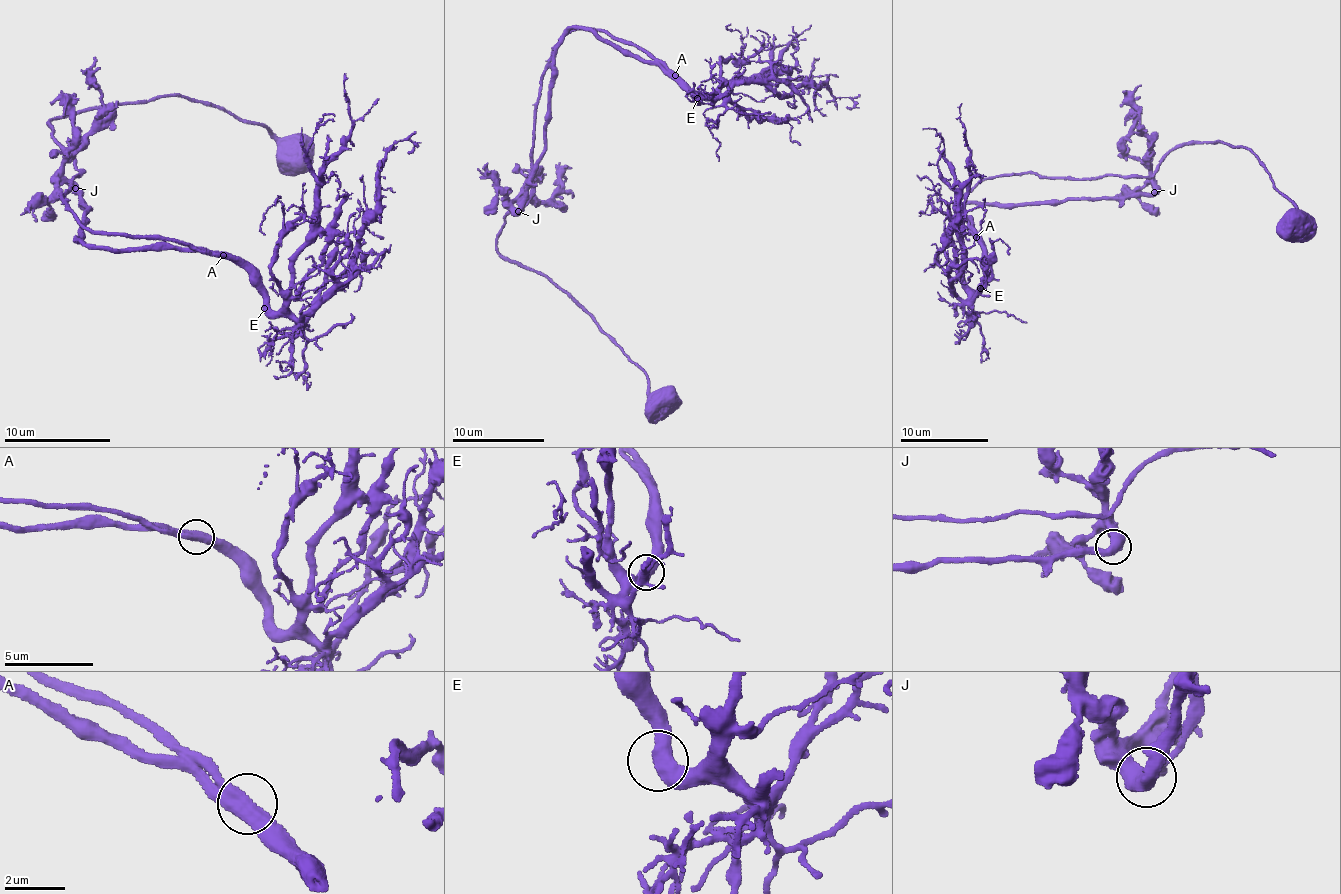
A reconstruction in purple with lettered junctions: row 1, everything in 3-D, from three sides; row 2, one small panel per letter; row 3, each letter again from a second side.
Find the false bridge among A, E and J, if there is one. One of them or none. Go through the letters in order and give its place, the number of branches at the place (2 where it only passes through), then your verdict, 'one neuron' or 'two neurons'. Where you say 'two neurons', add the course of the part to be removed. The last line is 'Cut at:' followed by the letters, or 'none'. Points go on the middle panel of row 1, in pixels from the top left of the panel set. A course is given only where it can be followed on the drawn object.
A: place (675, 75); branches 2; one neuron
E: place (697, 98); branches 2; one neuron
J: place (518, 211); branches 2; one neuron
Cut at: none

